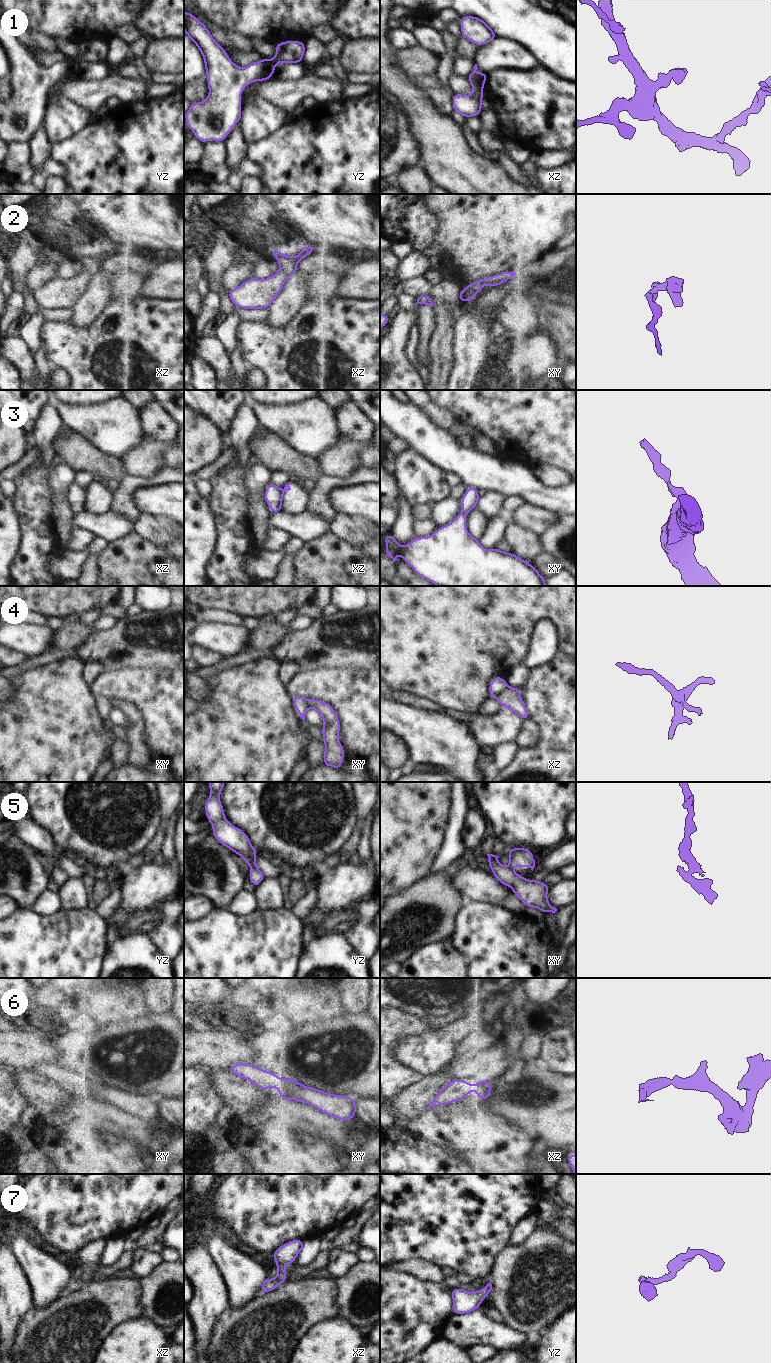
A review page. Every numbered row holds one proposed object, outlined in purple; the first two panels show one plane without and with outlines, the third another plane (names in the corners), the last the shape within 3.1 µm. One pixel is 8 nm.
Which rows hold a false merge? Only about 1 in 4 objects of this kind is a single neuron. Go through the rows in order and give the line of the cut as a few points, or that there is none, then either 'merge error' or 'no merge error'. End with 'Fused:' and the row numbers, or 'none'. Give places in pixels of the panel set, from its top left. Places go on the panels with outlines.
1: cut xz (477, 73), (477, 79), (482, 88); merge error
2: cut xz (285, 255), (278, 260); merge error
3: cut xz (281, 490), (283, 493); merge error
4: cut xz (509, 686), (494, 697); merge error
5: cut yz (251, 867), (257, 868); merge error
6: cut none; no merge error
7: cut none; no merge error
Fused: 1, 2, 3, 4, 5

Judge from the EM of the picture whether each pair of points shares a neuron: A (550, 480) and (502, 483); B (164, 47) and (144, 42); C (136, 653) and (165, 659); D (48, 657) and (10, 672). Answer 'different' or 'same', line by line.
A: different
B: different
C: same
D: same

